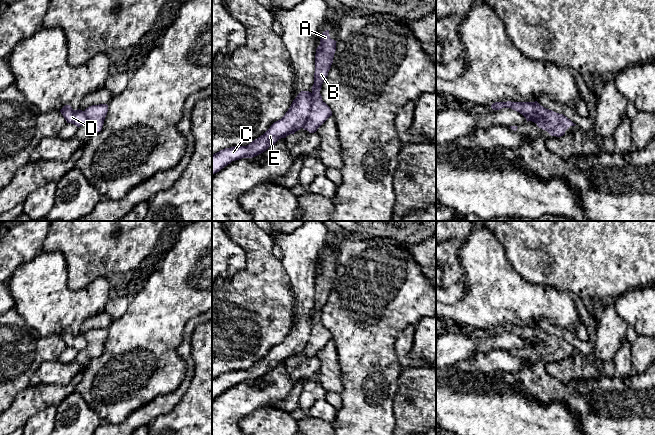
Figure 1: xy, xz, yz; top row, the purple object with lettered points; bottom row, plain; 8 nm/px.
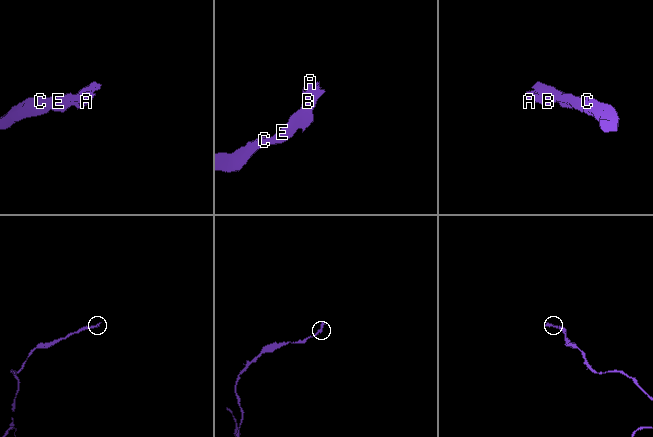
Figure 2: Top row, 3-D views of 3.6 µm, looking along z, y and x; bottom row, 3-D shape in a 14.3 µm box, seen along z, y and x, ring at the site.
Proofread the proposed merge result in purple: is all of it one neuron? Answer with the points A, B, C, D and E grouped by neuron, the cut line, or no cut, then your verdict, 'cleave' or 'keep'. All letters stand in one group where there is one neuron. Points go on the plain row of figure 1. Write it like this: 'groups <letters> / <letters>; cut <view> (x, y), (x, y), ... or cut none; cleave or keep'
groups A B / C D E; cut xz (312, 317), (308, 341), (302, 351); cleave

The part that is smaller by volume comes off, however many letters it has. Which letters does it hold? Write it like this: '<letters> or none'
A, B

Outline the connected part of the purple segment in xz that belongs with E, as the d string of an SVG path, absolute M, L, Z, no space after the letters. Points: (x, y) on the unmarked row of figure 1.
M301 315L293 324L285 339L274 346L263 359L249 369L233 370L212 378L212 399L219 396L232 385L253 382L266 375L279 363L286 362L290 358L294 359L306 347L310 335L311 322L311 316Z

